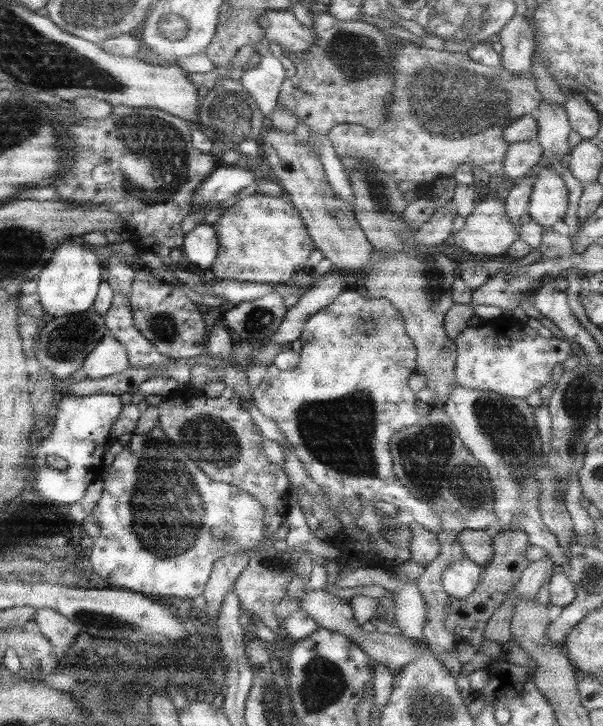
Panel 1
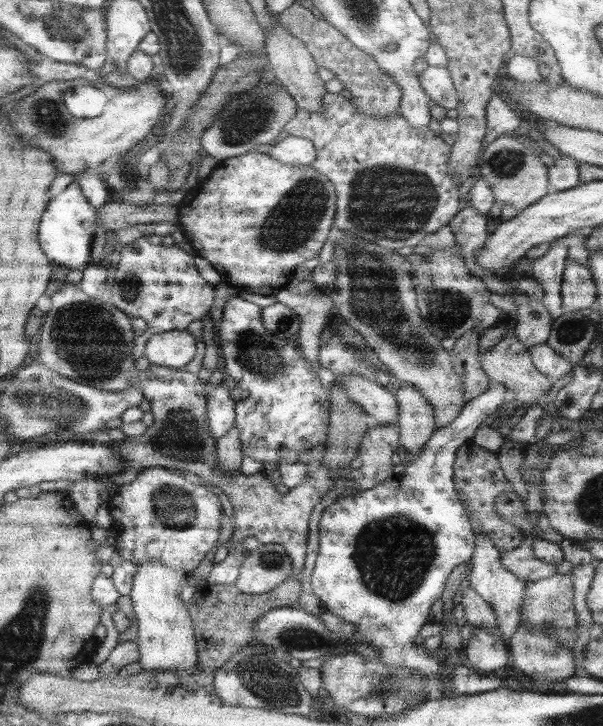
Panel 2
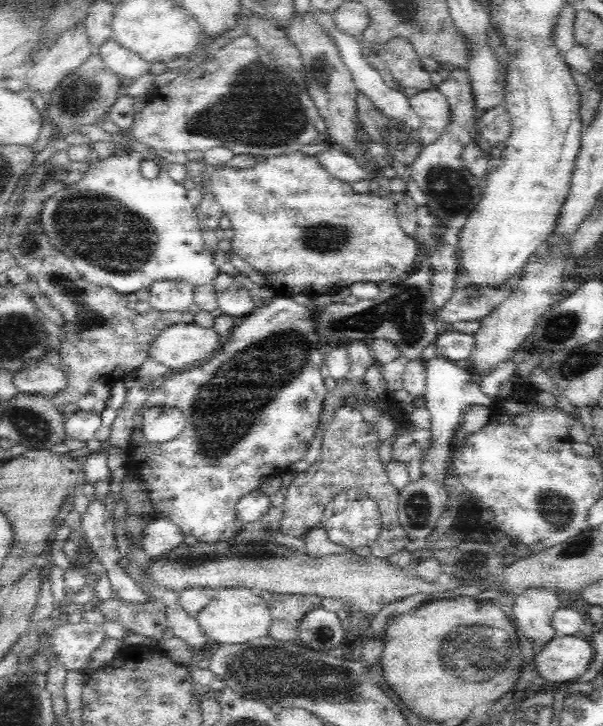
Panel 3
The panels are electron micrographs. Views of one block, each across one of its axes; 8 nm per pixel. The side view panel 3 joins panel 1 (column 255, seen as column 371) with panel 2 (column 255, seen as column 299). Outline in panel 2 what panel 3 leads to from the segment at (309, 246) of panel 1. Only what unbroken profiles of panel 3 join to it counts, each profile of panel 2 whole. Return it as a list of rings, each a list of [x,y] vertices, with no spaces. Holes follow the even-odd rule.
[[[250,151],[240,156],[226,159],[220,162],[217,170],[214,170],[208,179],[199,183],[196,189],[190,191],[188,196],[178,204],[178,226],[185,235],[185,239],[196,250],[197,256],[208,261],[219,273],[223,281],[232,286],[246,286],[252,293],[263,294],[264,296],[275,296],[285,288],[285,284],[293,278],[295,268],[318,257],[324,243],[326,243],[330,230],[333,228],[335,211],[337,206],[337,195],[334,186],[312,166],[293,166],[292,164],[283,164],[278,159],[272,158],[268,153]]]

